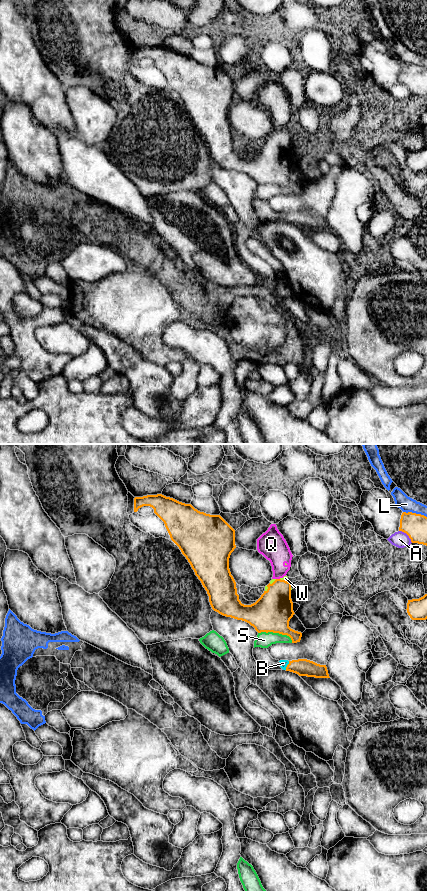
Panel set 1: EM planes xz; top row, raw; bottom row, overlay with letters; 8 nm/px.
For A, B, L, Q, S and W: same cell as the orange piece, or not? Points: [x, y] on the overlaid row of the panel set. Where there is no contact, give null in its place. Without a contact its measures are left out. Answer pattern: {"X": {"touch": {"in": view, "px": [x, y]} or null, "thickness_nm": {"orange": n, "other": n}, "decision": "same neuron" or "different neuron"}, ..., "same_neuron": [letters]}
{"A": {"touch": {"in": "xz", "px": [407, 534]}, "thickness_nm": {"orange": 190, "other": 130}, "decision": "different neuron"}, "B": {"touch": {"in": "xz", "px": [287, 665]}, "thickness_nm": {"orange": 140, "other": 60}, "decision": "same neuron"}, "L": {"touch": {"in": "xz", "px": [415, 513]}, "thickness_nm": {"orange": 190, "other": 120}, "decision": "different neuron"}, "Q": {"touch": {"in": "xz", "px": [278, 579]}, "thickness_nm": {"orange": 300, "other": 200}, "decision": "same neuron"}, "S": {"touch": {"in": "xz", "px": [276, 632]}, "thickness_nm": {"orange": 300, "other": 120}, "decision": "different neuron"}, "W": {"touch": {"in": "xz", "px": [284, 580]}, "thickness_nm": {"orange": 300, "other": 40}, "decision": "same neuron"}, "same_neuron": ["B", "Q", "W"]}

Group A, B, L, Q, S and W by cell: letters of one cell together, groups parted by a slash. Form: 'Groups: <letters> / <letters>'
Groups: A / B Q W / L / S

